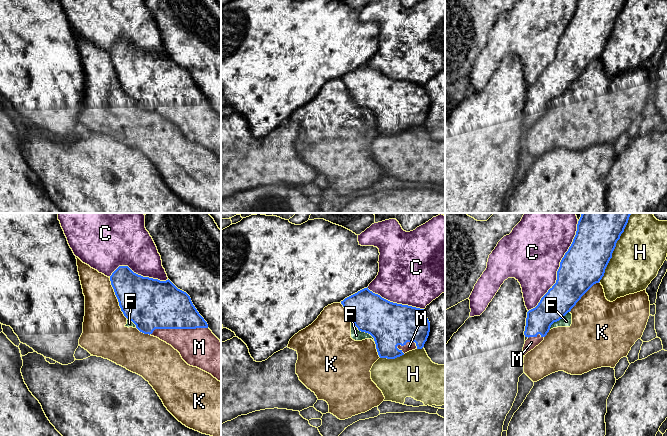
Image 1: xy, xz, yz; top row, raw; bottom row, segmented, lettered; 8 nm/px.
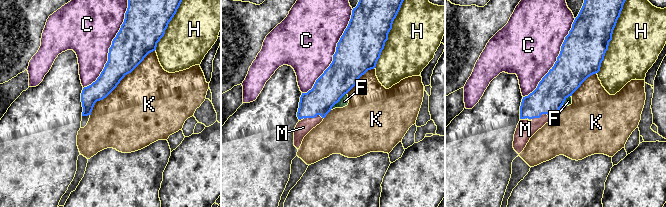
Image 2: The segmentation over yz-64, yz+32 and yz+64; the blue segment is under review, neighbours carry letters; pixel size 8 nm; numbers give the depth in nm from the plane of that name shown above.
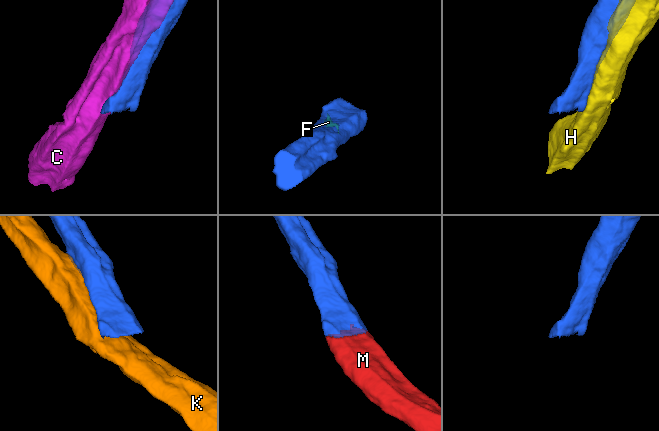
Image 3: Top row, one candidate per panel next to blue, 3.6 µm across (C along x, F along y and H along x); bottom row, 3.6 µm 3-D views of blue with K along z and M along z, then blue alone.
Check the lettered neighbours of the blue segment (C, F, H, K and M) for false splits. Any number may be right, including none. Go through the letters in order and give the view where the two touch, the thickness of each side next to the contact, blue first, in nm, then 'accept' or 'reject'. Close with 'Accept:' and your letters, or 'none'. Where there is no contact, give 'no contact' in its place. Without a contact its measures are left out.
C: yz | 360/480 nm | reject
F: xz | 360/90 nm | reject
H: yz | 340/400 nm | reject
K: xy | 400/340 nm | reject
M: xy | 380/320 nm | accept
Accept: M

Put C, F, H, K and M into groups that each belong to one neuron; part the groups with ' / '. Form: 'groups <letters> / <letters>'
groups C / F K / H / M

